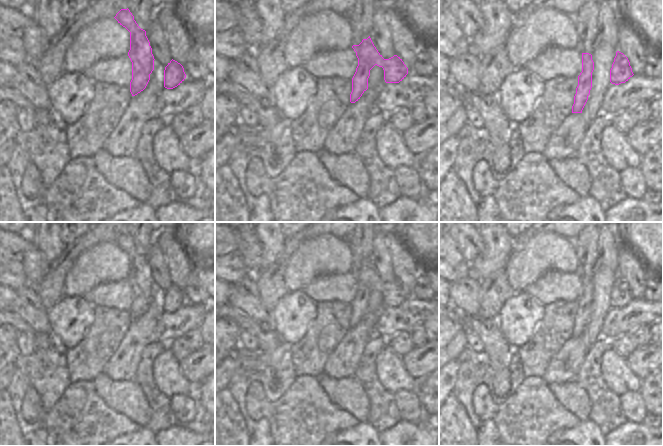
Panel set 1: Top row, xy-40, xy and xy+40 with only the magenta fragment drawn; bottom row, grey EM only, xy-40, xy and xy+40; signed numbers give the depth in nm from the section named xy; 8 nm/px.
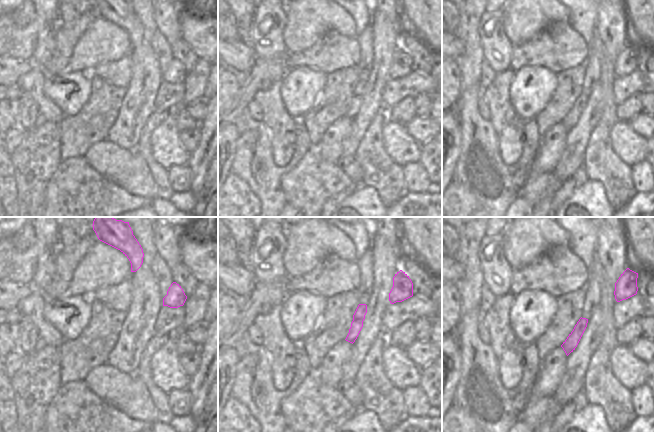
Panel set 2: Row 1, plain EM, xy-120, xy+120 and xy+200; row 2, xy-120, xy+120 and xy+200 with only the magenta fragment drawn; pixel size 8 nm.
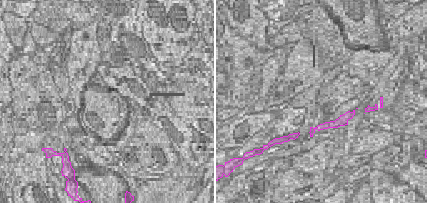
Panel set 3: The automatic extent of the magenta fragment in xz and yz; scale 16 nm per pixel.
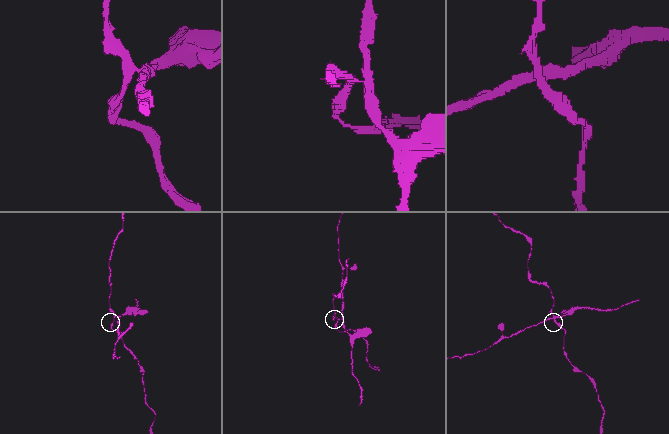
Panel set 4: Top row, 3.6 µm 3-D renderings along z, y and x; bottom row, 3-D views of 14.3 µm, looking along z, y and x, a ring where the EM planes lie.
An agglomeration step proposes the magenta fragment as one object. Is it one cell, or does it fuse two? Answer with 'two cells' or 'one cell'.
two cells

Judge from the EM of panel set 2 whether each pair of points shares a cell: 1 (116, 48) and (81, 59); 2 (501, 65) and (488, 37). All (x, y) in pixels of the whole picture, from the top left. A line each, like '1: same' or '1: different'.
1: same
2: same

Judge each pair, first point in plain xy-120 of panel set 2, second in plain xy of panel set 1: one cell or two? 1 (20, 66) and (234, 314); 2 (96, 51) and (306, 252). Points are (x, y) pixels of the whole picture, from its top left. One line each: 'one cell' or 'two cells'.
1: two cells
2: one cell

